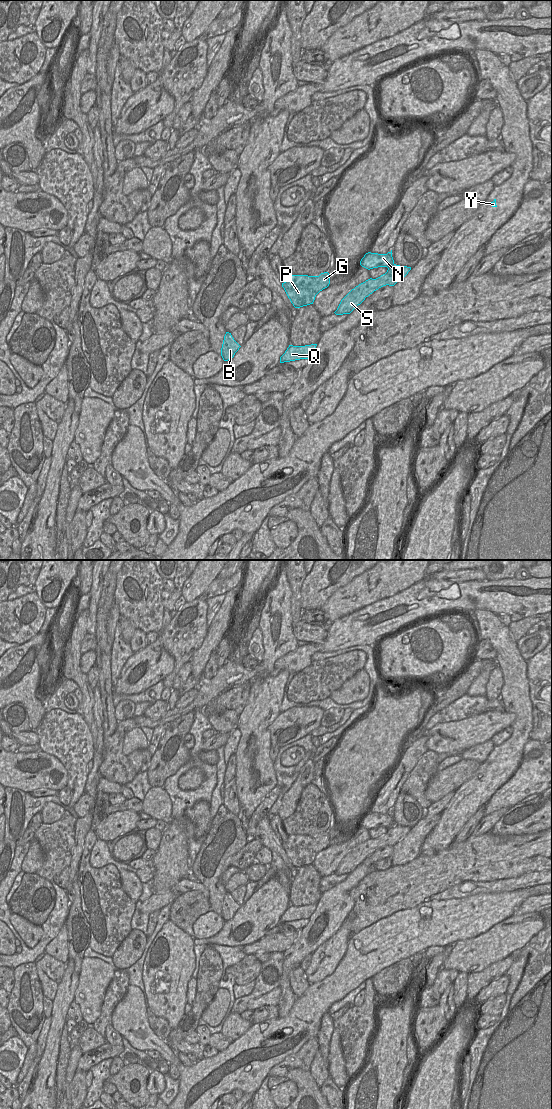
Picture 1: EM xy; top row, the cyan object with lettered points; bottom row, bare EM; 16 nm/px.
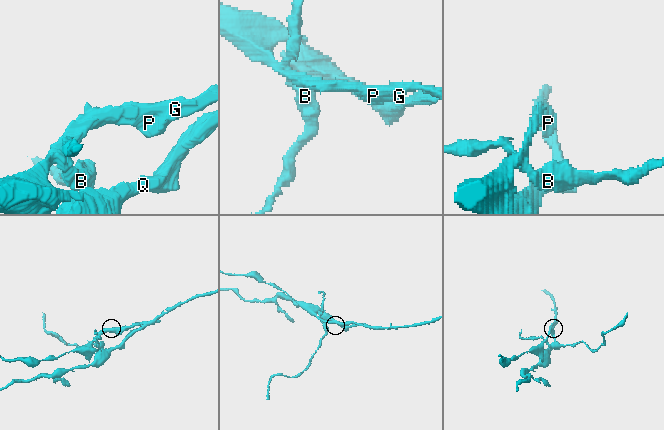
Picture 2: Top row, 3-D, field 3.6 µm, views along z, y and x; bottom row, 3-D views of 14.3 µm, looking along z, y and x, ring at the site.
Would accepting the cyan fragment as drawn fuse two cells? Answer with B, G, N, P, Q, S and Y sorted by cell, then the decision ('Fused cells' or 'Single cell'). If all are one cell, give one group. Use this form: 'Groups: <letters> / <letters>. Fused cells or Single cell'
Groups: B G N P / Q S Y. Fused cells.

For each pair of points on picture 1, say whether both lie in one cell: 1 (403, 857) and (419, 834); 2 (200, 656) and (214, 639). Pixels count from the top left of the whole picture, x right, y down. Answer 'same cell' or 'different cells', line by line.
1: same cell
2: same cell

